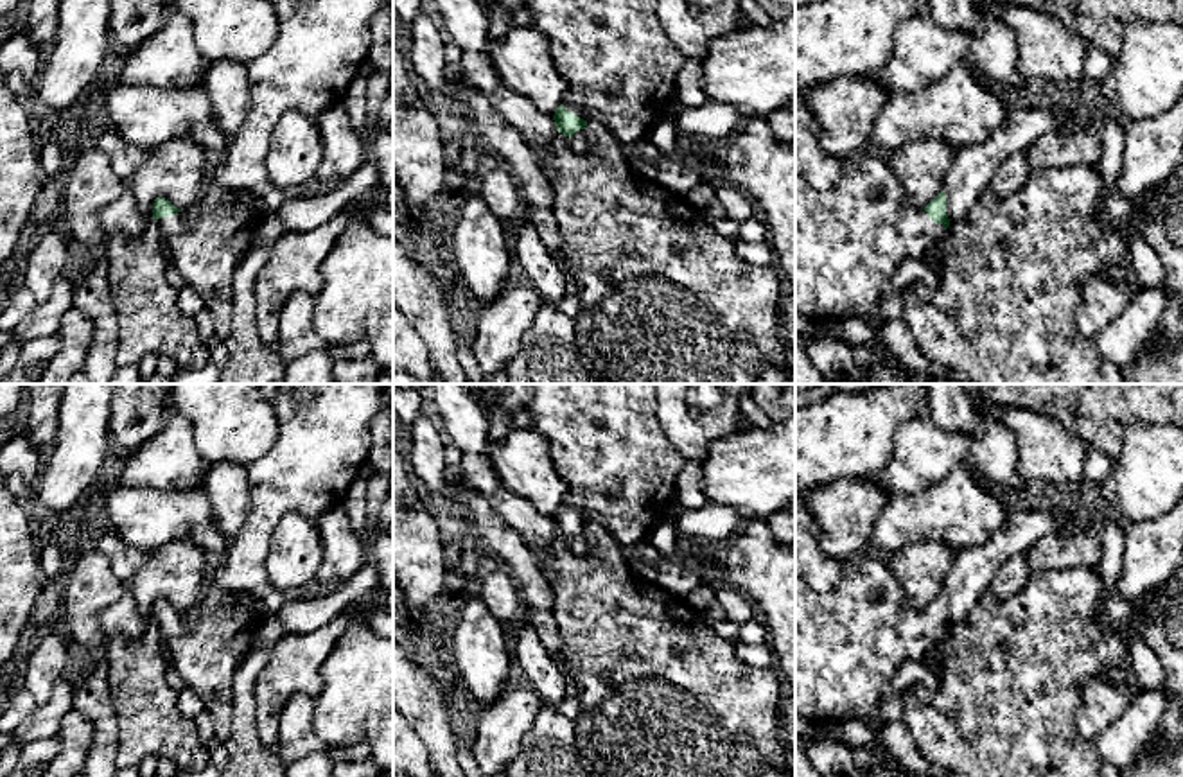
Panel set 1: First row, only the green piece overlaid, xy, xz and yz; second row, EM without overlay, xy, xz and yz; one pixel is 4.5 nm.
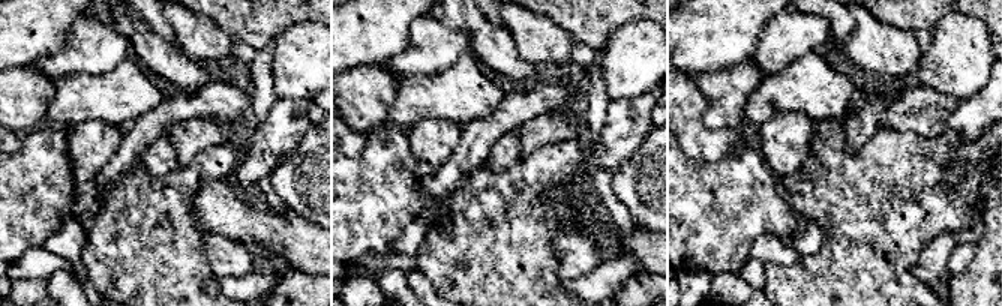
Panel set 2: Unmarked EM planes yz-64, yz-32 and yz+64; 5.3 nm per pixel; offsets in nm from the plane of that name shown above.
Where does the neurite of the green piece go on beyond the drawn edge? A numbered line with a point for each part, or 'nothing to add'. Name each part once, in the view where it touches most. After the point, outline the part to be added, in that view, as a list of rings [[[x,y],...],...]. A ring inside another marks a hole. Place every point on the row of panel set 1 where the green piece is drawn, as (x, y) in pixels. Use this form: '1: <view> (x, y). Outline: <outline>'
1: yz (973, 167). Outline: [[[1050,95],[1039,106],[1011,108],[1003,124],[987,140],[959,147],[942,185],[948,219],[962,217],[975,205],[1009,156],[1073,122],[1081,111],[1079,104]]]
2: yz (850, 239). Outline: [[[867,151],[844,158],[844,174],[829,190],[817,190],[795,170],[795,312],[819,325],[840,316],[880,323],[881,289],[889,276],[908,258],[932,267],[944,231],[944,226],[933,223],[923,208],[905,203],[903,187],[890,165]]]

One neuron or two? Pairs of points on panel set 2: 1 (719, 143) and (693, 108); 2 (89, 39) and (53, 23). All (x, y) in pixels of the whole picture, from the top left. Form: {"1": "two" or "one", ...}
{"1": "one", "2": "two"}

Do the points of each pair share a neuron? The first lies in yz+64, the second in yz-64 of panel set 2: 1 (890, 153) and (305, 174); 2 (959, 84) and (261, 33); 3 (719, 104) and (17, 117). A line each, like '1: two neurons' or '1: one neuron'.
1: two neurons
2: two neurons
3: one neuron

